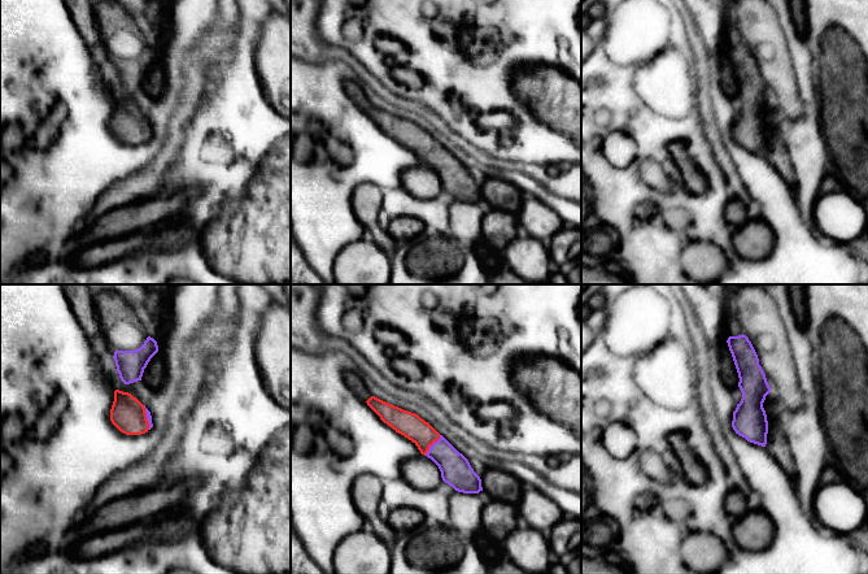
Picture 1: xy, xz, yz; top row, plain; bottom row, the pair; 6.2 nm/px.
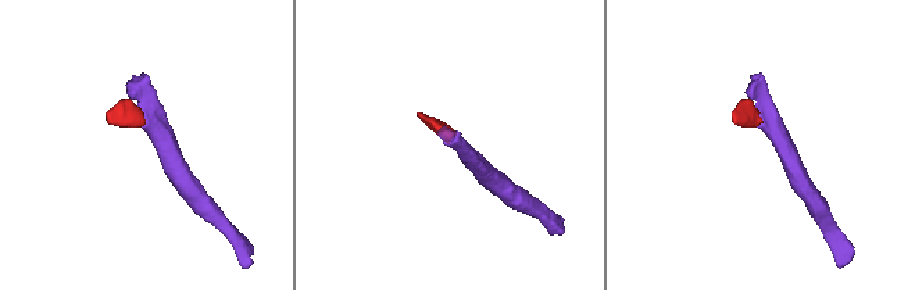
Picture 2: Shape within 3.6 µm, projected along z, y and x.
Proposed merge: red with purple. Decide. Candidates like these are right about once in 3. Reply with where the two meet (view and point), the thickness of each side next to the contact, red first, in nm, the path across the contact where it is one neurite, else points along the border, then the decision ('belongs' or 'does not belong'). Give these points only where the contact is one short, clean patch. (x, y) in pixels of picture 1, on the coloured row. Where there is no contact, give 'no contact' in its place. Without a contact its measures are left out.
meets red in xz at (431, 444); 160 nm thick on the red side, 190 nm on the other; runs through xz (410, 425), (431, 444), (456, 470); belongs

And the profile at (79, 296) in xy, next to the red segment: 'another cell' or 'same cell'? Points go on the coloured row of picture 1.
another cell

